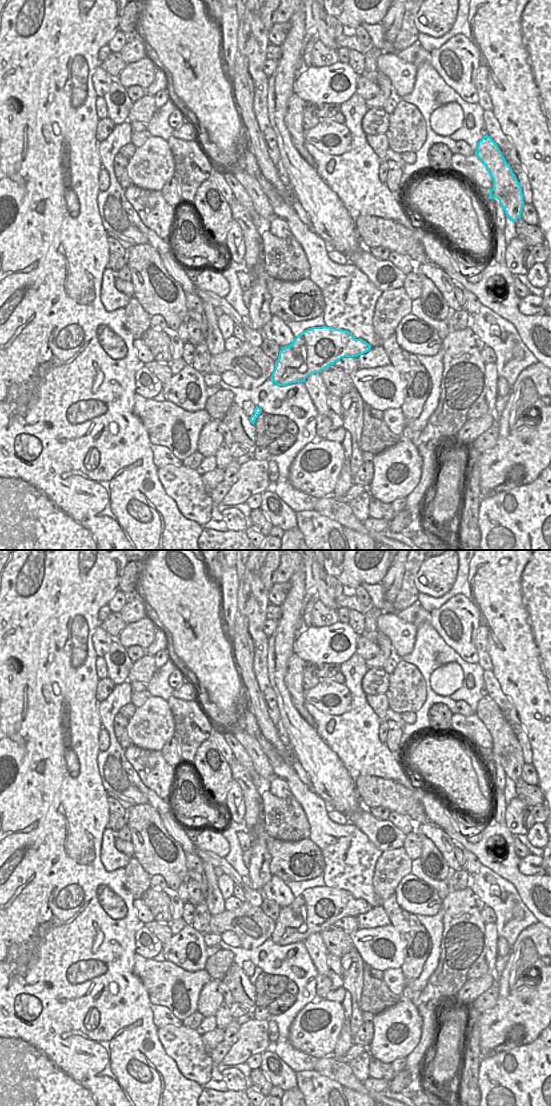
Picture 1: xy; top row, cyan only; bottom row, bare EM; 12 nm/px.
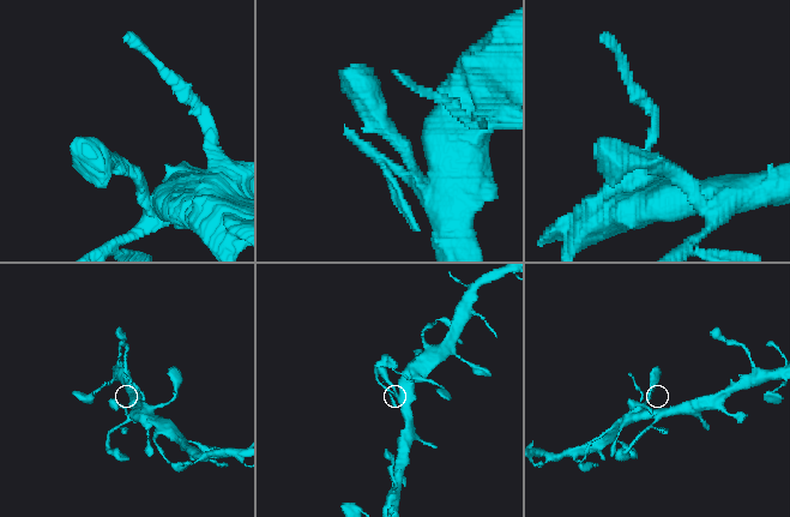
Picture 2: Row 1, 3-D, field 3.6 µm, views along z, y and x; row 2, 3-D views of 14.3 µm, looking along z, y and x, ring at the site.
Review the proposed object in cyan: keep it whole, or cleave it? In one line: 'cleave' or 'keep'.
keep

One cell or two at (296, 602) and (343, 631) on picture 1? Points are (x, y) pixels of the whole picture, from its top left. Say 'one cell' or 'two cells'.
two cells

